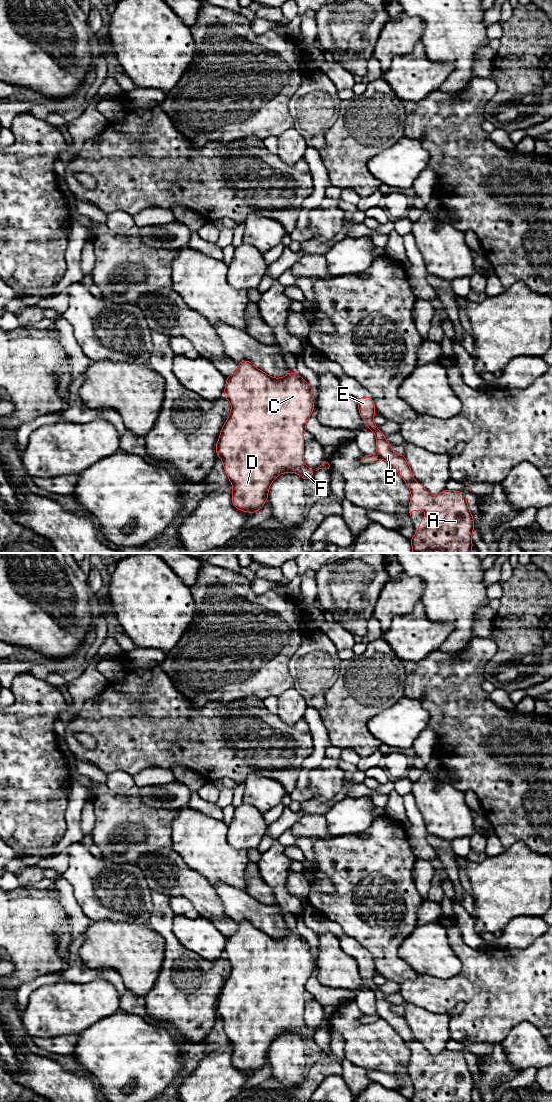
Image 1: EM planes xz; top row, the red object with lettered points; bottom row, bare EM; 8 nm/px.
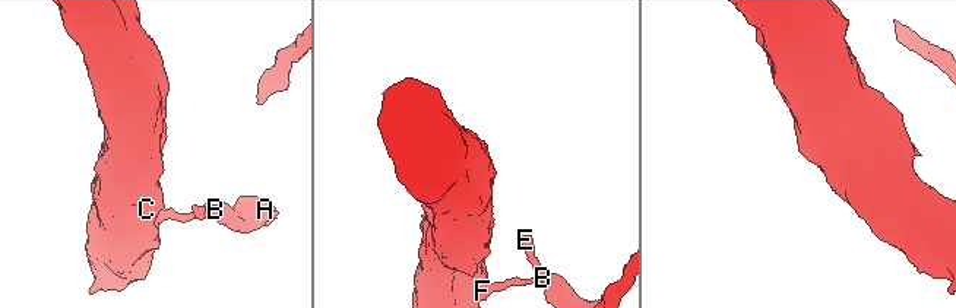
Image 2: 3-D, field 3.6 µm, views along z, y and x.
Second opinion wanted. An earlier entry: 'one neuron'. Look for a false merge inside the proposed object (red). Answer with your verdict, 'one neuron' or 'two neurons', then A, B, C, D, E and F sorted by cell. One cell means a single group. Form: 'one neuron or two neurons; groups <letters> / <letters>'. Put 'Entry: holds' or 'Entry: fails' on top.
Entry: fails
two neurons; groups A B E / C D F

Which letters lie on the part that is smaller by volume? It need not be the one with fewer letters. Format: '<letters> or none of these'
A, B, E

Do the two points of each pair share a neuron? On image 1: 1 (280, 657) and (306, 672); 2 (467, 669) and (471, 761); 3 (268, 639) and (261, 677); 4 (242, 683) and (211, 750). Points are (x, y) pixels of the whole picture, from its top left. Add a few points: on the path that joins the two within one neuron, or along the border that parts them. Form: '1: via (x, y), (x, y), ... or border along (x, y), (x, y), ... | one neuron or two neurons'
1: border along (295, 653), (289, 663), (293, 685) | two neurons
2: via (466, 692), (466, 738) | one neuron
3: via (261, 648), (261, 668) | one neuron
4: border along (257, 697), (250, 696), (225, 703), (211, 701) | two neurons

